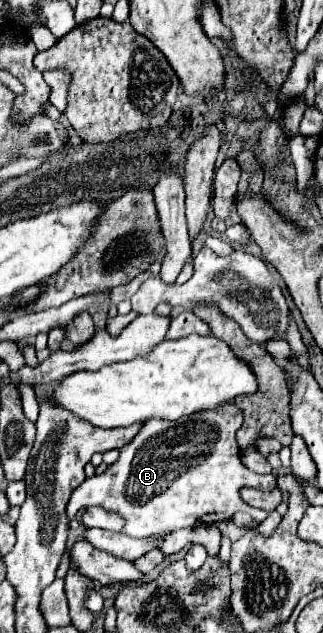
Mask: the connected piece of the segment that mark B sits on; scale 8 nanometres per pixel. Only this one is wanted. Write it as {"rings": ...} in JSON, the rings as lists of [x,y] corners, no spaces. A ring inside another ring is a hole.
{"rings":[[[233,402],[179,420],[147,420],[141,434],[137,434],[129,446],[121,448],[119,460],[111,464],[107,472],[87,478],[71,494],[67,518],[73,520],[79,510],[103,506],[125,518],[123,532],[133,538],[145,538],[201,522],[217,522],[219,518],[229,520],[235,512],[247,512],[255,520],[265,520],[269,512],[243,502],[239,490],[245,487],[272,490],[277,486],[277,476],[255,474],[241,462],[235,440],[235,432],[241,424],[243,412]],[[189,450],[195,456],[195,464],[183,456],[189,456]]]}

